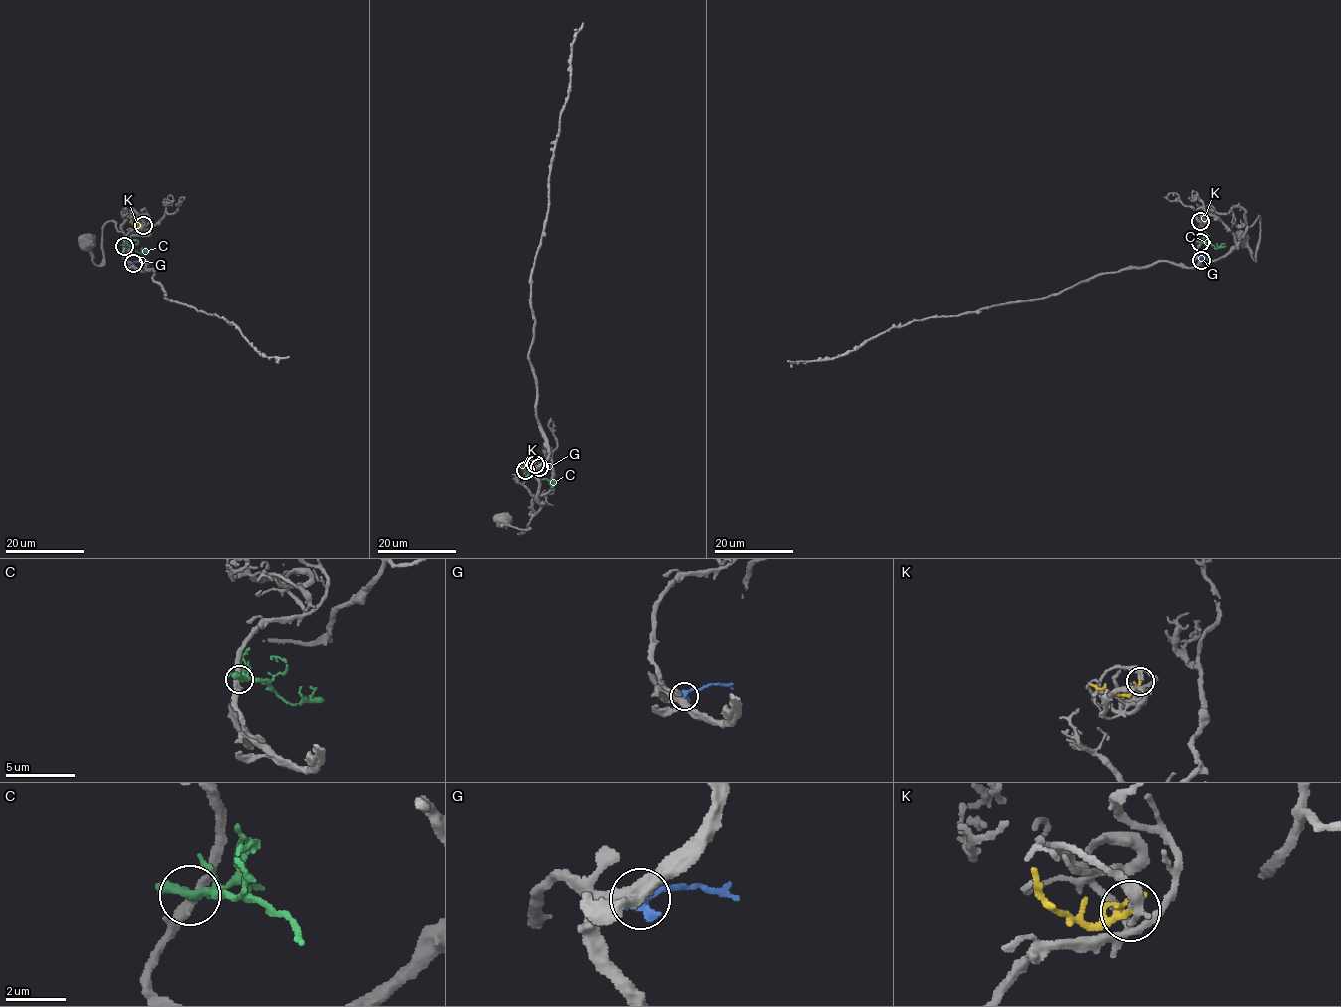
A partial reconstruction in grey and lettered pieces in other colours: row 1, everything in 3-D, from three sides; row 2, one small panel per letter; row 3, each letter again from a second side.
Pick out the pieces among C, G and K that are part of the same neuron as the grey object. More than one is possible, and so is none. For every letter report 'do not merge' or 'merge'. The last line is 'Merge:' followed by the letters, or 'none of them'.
C: do not merge
G: do not merge
K: merge
Merge: K

